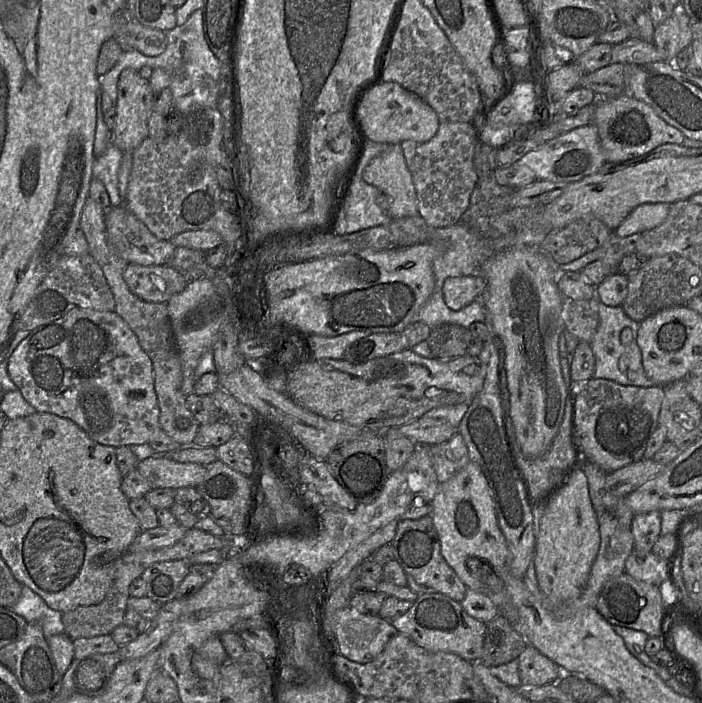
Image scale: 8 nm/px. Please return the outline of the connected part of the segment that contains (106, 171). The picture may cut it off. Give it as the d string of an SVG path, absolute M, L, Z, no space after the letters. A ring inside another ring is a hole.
M109 144L104 153L94 159L92 176L100 180L108 193L111 206L123 204L118 188L118 172L123 152Z

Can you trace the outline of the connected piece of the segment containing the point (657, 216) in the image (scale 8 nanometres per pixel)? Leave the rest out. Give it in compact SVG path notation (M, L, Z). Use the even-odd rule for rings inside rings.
M645 203L637 206L613 231L618 237L627 237L659 226L667 217L668 203Z

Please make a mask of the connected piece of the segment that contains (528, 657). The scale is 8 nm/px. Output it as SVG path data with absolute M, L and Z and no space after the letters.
M528 644L518 657L519 677L524 686L544 686L557 683L562 676L561 668Z

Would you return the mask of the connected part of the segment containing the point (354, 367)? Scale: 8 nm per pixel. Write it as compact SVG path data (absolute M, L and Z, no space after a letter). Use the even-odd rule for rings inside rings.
M406 348L363 363L312 358L287 375L285 392L303 408L326 419L384 431L419 419L435 407L470 405L483 384L478 357L425 358Z

